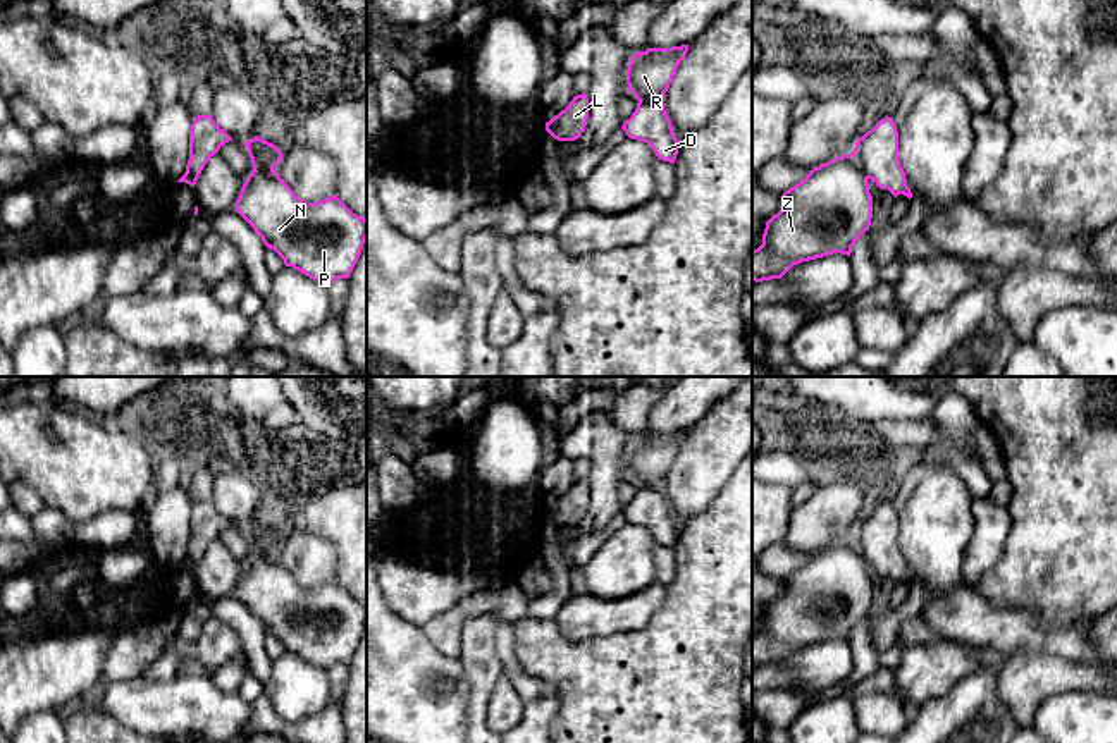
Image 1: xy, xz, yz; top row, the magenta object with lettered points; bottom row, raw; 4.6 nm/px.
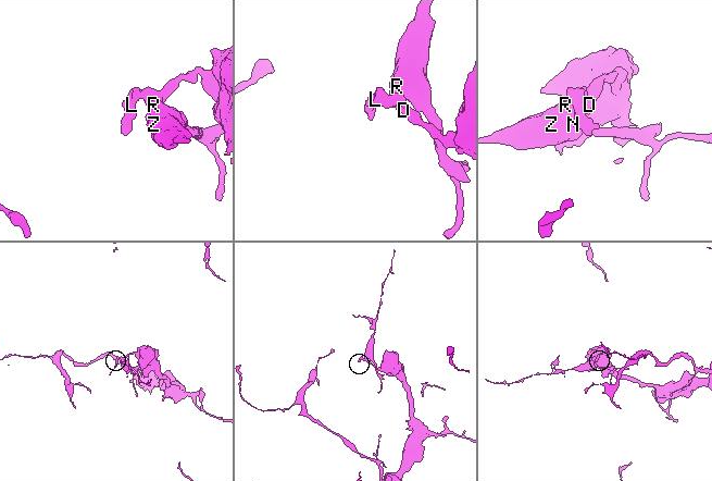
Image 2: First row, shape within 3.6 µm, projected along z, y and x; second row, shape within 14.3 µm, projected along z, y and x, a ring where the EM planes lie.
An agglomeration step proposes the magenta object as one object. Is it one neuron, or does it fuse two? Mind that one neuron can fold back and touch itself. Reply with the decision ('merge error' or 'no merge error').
merge error

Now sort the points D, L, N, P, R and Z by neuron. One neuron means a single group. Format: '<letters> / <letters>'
D L / N P R Z

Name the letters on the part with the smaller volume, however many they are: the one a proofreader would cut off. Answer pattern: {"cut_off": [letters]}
{"cut_off": ["N", "P", "R", "Z"]}

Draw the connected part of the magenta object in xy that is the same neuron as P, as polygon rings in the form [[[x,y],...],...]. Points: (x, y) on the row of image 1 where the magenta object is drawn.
[[[274,169],[251,170],[234,210],[286,267],[327,286],[349,277],[367,239],[367,220],[336,194],[306,203]]]

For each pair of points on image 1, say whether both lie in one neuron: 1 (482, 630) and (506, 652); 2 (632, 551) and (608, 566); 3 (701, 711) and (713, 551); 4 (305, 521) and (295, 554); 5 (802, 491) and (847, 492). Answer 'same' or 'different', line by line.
1: different
2: same
3: same
4: different
5: different

